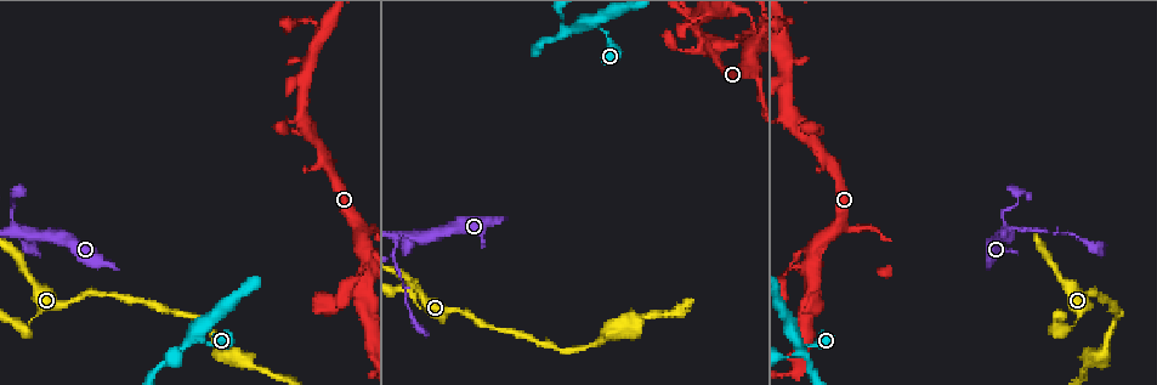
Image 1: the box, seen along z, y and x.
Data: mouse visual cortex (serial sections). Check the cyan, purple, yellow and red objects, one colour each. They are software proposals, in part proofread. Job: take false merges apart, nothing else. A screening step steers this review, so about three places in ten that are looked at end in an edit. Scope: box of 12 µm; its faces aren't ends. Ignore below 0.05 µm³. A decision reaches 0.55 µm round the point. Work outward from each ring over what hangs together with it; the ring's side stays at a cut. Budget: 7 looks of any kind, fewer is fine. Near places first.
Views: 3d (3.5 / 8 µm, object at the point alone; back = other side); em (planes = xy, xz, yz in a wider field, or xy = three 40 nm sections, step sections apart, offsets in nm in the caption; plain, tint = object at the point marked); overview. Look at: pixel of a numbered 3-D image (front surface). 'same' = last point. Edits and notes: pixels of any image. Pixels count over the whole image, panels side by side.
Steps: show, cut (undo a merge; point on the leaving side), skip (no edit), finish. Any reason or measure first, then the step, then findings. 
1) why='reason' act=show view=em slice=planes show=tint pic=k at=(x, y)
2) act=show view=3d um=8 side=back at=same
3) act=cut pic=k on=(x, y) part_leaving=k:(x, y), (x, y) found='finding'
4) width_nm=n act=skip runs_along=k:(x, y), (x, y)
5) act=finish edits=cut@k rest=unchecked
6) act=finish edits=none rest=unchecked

why='three arms meet' act=show view=3d um=3.5 pic=1 at=(567, 32)

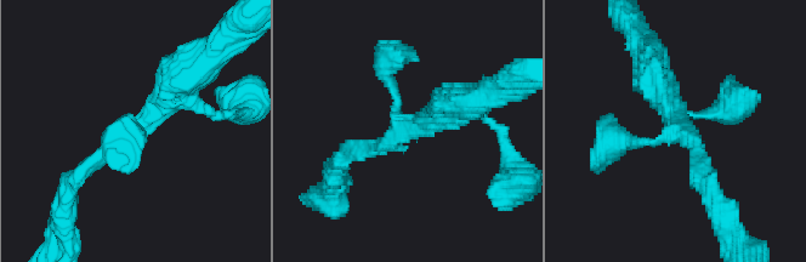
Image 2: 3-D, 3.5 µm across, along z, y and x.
why='shape alone is not enough' act=show view=em slice=xy step=5 show=plain pic=2 at=(677, 130)

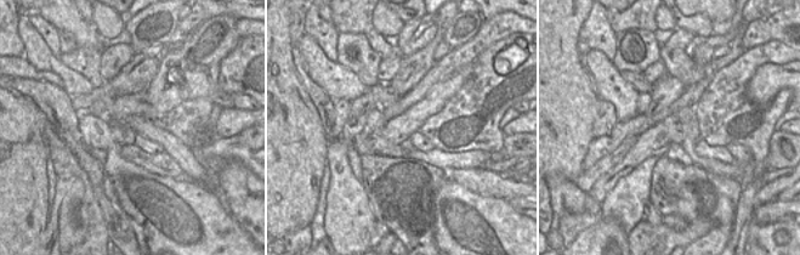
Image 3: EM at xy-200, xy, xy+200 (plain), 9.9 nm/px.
act=show view=em slice=xy step=5 show=tint at=same

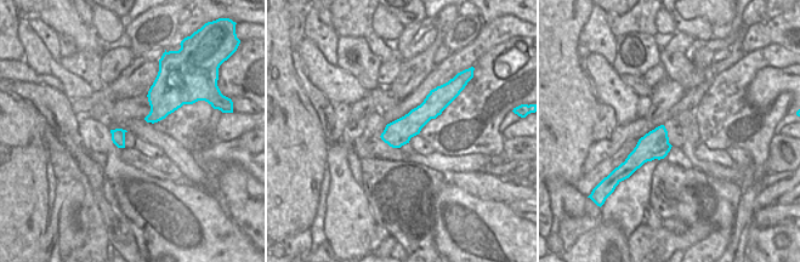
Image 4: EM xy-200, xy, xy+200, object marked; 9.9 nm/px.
act=skip runs_along=4:(444, 101), (384, 136) found='continuous, no second cell'

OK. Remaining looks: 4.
why='sharp bend' act=show view=3d um=3.5 pic=1 at=(791, 19)

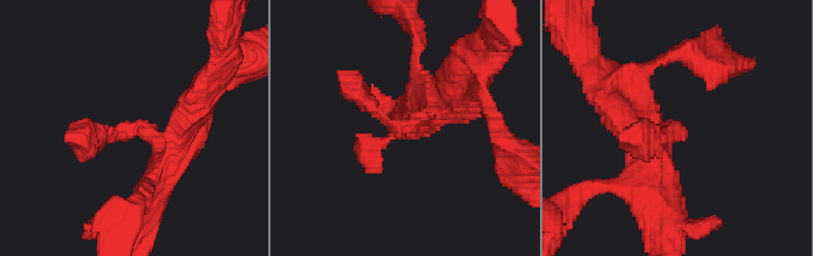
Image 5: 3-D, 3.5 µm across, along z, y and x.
arm_widths_nm=250,400 why='shape alone is not enough' act=show view=em slice=xy step=2 show=plain pic=5 at=(675, 129)

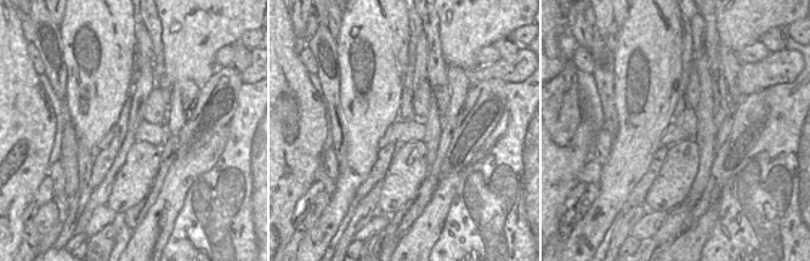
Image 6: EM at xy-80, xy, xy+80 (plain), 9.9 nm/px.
why='where the object lies' act=show view=em slice=xy step=2 show=tint at=same

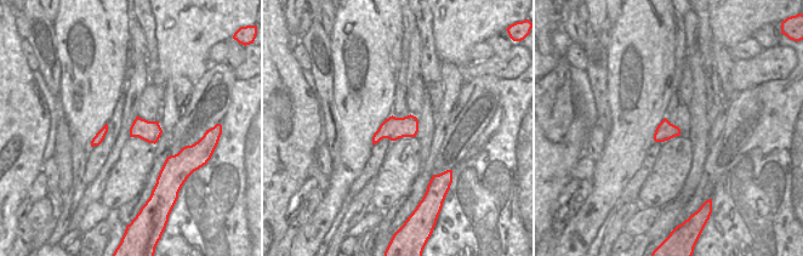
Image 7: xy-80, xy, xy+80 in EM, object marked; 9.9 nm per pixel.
act=skip runs_along=5:(155, 191), (166, 153), (143, 130), (73, 134) found='all the same cell'

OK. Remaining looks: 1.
why='abrupt turn' act=show view=3d um=3.5 side=back pic=1 at=(16, 228)

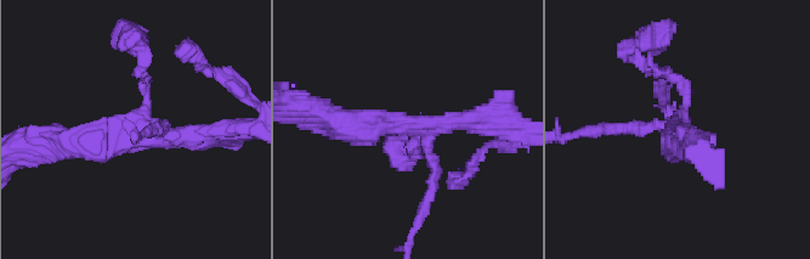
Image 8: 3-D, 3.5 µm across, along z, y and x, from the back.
act=skip runs_along=8:(335, 119), (418, 125), (432, 191) found='all the same cell'

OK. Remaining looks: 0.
act=finish edits=none rest=unchecked

